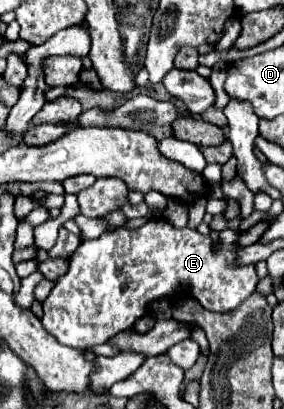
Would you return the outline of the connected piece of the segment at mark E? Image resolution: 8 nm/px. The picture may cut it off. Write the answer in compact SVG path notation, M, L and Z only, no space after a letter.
M162 217L150 219L140 229L116 229L112 233L102 233L98 239L86 239L80 243L80 247L70 255L68 263L70 269L66 275L56 279L54 289L46 297L44 305L44 317L42 325L48 333L52 333L62 345L74 347L74 349L88 349L92 345L106 343L108 337L132 329L134 321L148 313L150 303L156 299L172 299L178 289L188 289L194 299L200 301L200 305L208 311L226 313L244 299L248 299L256 289L256 271L254 267L236 267L232 263L232 255L236 255L238 247L234 247L238 233L236 231L222 231L220 233L220 247L212 251L212 239L190 229L176 229L172 223L168 223Z

